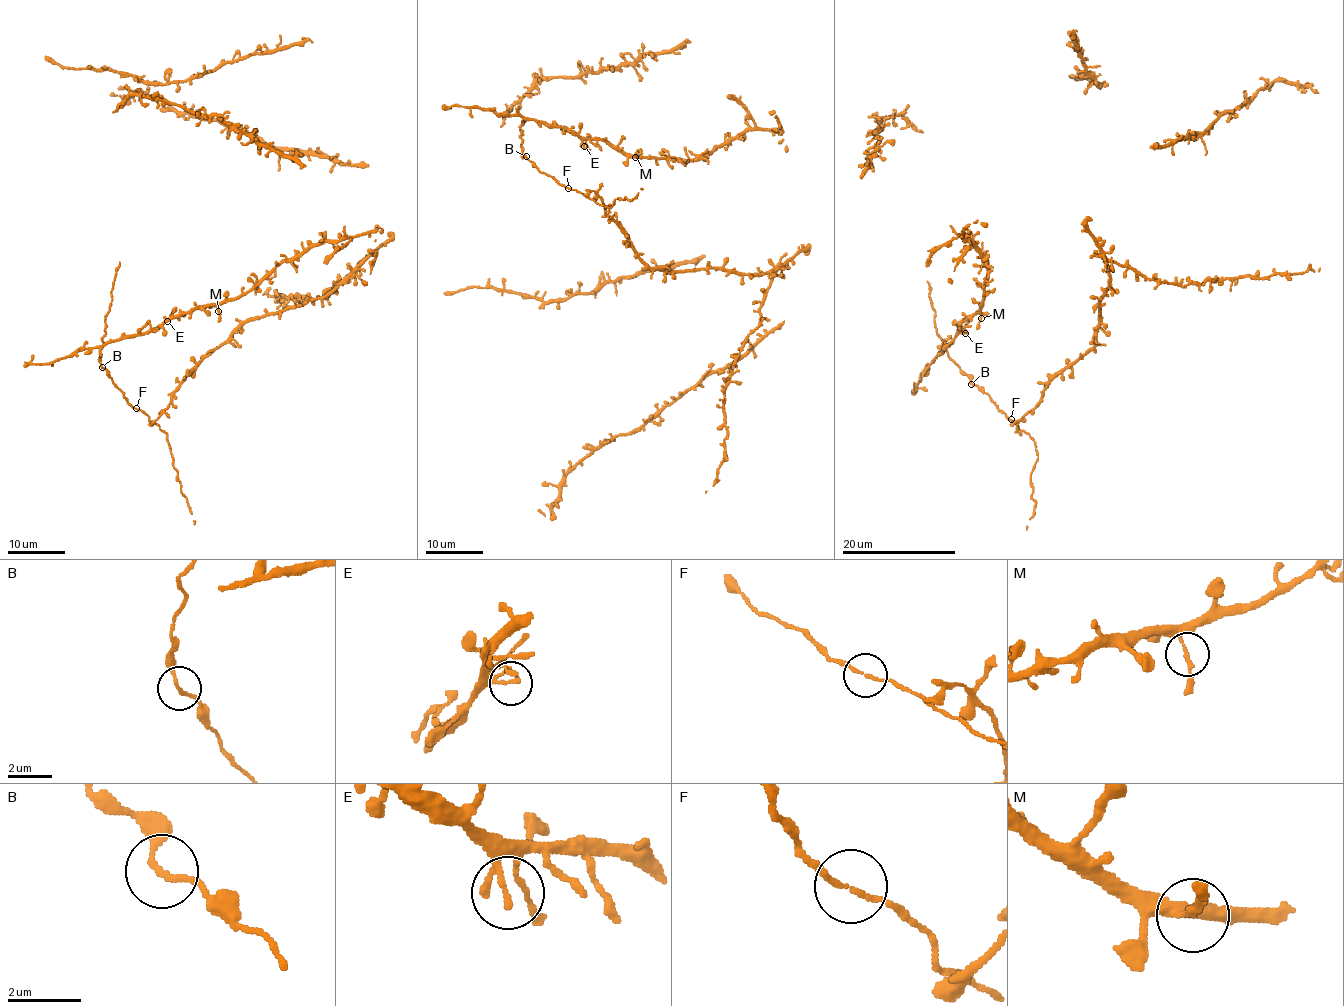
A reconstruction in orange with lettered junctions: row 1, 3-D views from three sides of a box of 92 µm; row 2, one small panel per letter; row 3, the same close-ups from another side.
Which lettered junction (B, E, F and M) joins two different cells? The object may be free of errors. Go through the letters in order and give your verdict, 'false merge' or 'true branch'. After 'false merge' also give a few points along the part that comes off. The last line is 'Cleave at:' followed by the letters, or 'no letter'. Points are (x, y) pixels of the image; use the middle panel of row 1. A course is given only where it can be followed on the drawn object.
B: true branch
E: true branch
F: true branch
M: true branch
Cleave at: no letter

